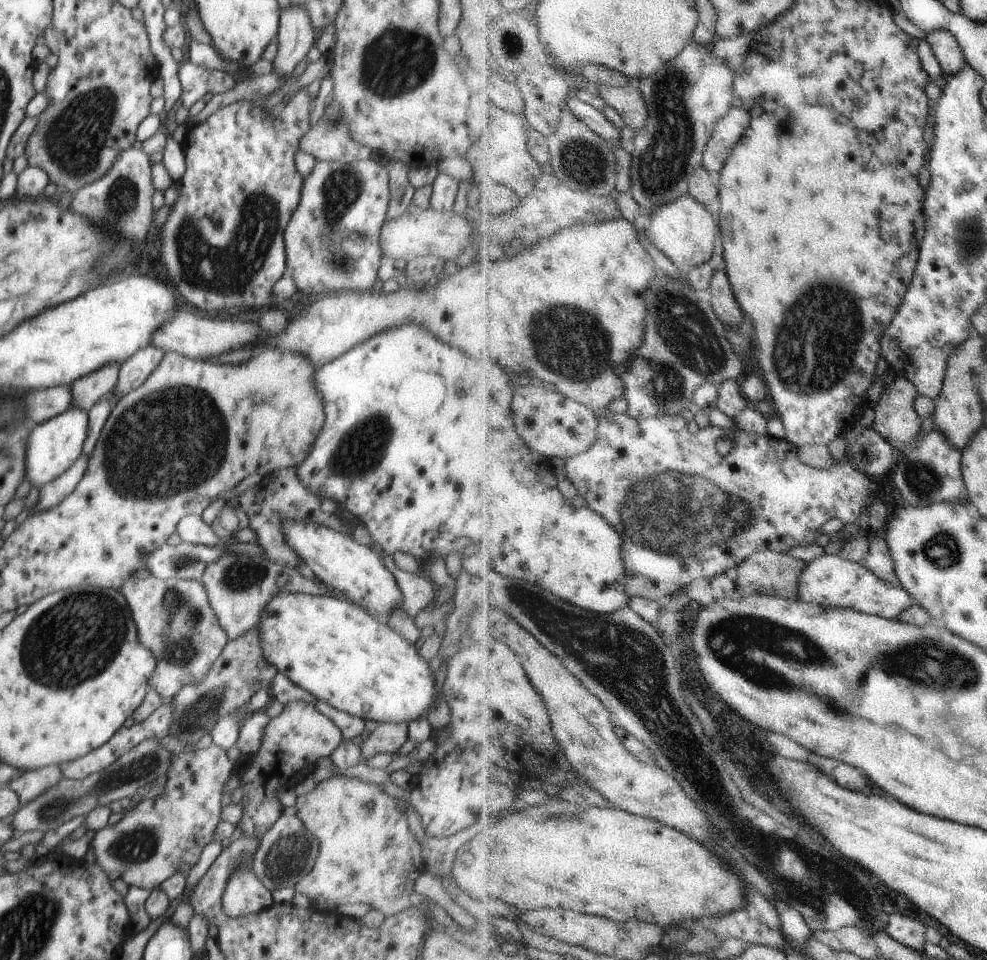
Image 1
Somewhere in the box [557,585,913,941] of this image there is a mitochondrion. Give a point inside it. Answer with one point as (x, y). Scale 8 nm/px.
(753, 648)

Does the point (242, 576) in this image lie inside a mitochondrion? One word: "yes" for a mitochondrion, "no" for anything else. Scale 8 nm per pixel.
yes

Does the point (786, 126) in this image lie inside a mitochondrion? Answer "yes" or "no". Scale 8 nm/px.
yes

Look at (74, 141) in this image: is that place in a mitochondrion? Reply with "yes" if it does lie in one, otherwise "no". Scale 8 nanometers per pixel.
yes

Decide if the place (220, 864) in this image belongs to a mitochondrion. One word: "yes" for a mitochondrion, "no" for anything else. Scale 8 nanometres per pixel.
no

